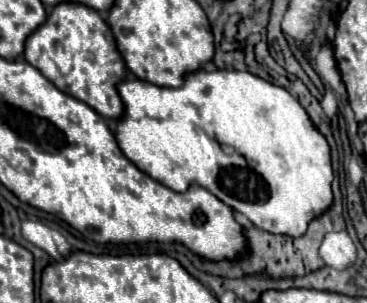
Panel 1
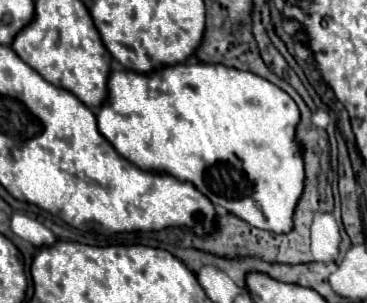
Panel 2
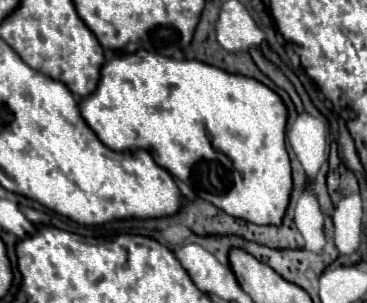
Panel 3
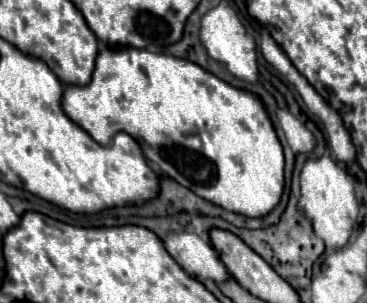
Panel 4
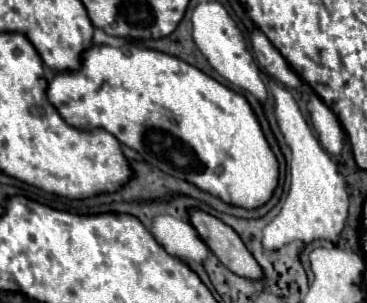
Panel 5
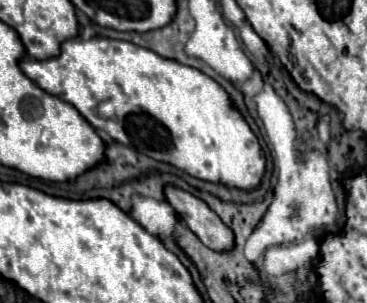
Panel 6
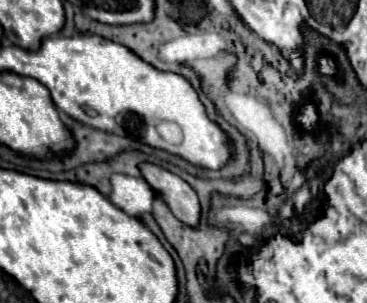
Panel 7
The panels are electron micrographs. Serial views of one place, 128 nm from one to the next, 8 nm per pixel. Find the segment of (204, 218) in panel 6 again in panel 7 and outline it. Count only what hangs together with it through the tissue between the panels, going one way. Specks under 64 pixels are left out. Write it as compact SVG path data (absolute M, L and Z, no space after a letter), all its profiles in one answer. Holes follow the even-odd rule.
M142 162L138 168L140 168L144 180L168 204L168 208L172 210L172 214L178 220L182 220L188 226L198 224L198 220L200 220L200 204L198 204L196 192L190 188L188 182L184 182L180 176L172 174L170 170L162 168L158 164Z

